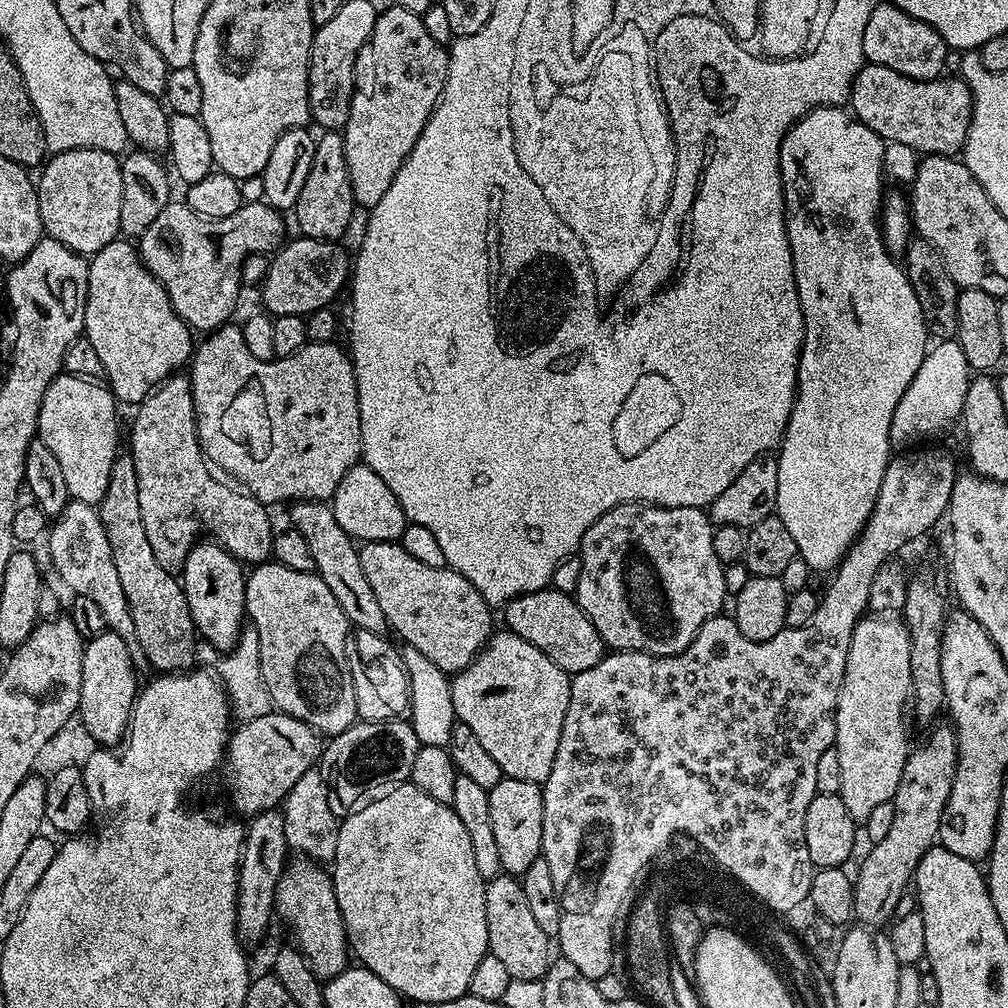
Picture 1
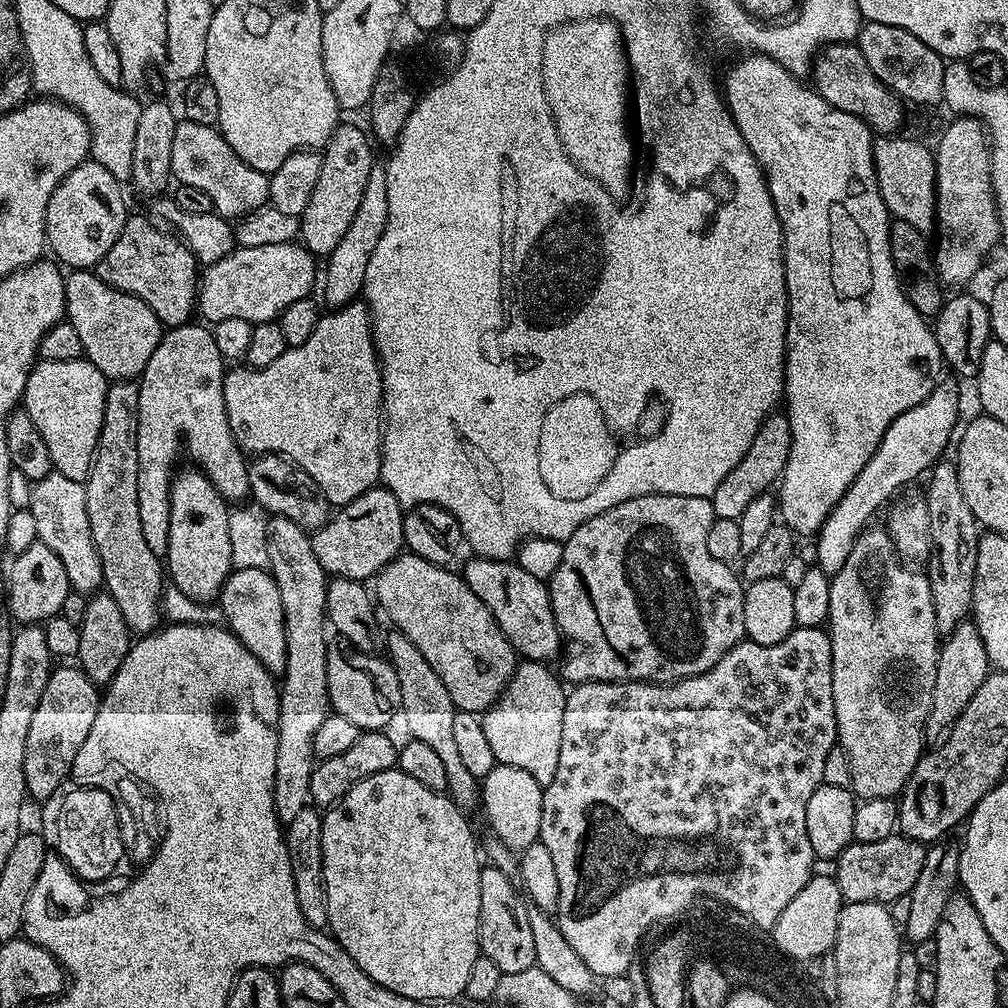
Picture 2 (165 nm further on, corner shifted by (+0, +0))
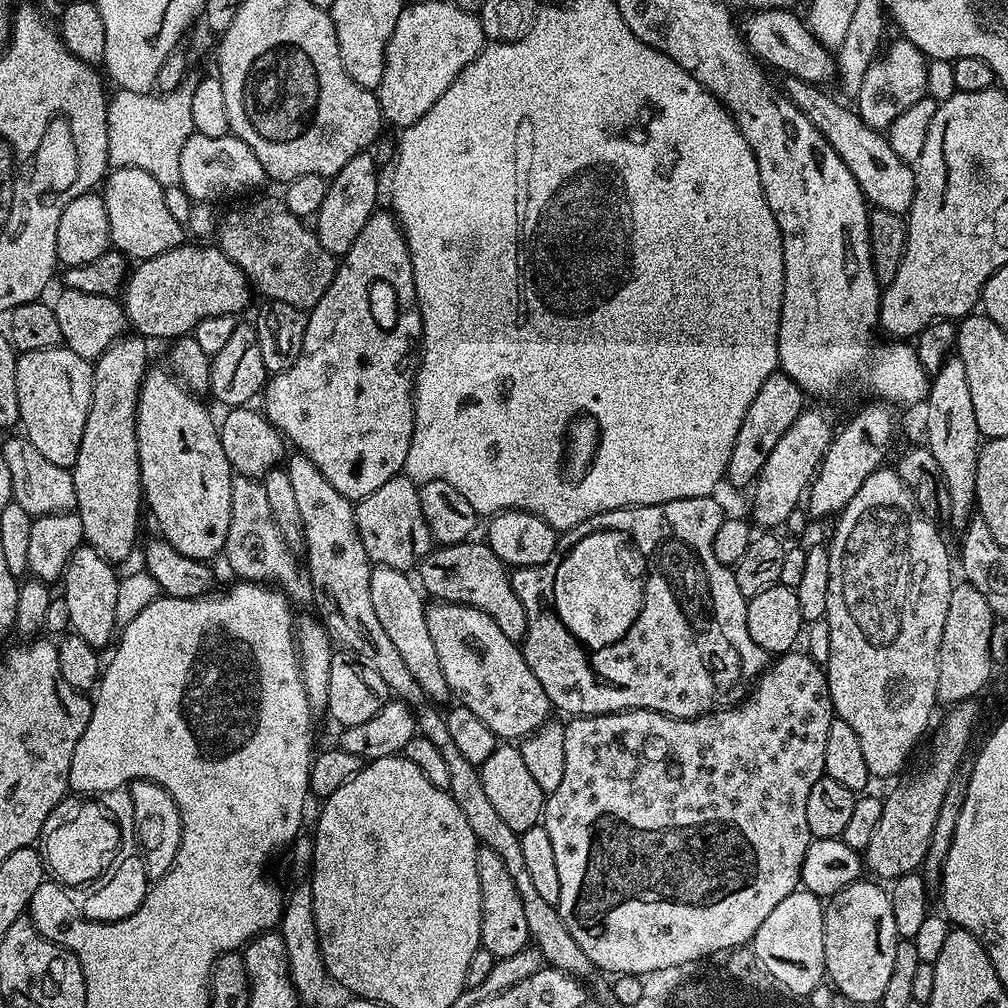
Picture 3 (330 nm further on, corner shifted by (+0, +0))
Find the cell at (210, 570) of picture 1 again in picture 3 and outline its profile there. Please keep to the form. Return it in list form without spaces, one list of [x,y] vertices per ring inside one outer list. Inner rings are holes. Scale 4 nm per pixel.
[[[149,367],[140,387],[136,433],[142,500],[160,527],[159,535],[178,554],[212,562],[223,553],[230,529],[234,473],[222,450],[217,421],[212,421],[200,398],[164,368]]]

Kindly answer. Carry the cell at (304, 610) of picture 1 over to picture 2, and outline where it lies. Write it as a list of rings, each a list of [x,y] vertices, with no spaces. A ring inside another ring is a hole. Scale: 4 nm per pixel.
[[[235,569],[226,578],[218,597],[218,605],[224,611],[223,623],[227,625],[233,636],[266,666],[273,674],[284,671],[286,662],[286,638],[284,637],[284,615],[282,614],[282,598],[278,594],[278,586],[271,572],[265,569]]]

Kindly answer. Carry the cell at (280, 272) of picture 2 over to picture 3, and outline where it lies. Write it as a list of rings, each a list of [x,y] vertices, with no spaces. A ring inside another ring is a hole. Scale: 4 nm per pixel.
[[[185,242],[179,248],[166,254],[158,254],[149,260],[141,260],[131,269],[130,275],[122,289],[124,314],[129,325],[145,338],[175,341],[181,336],[189,335],[206,318],[215,316],[236,316],[254,296],[254,289],[248,282],[248,276],[219,247],[203,248],[203,243]]]

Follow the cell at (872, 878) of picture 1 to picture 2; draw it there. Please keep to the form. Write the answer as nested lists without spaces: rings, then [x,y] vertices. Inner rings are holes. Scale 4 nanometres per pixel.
[[[965,622],[943,637],[934,670],[934,694],[930,698],[930,714],[926,718],[924,735],[936,742],[958,722],[958,714],[966,710],[966,702],[974,698],[978,686],[987,678],[990,671],[986,646],[978,634],[975,623]]]

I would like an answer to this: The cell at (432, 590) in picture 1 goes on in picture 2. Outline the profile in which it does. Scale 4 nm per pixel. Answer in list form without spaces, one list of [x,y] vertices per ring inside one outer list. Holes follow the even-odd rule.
[[[411,554],[395,556],[380,573],[374,577],[374,600],[386,615],[399,635],[404,636],[430,662],[430,670],[442,678],[442,686],[452,699],[452,705],[461,712],[483,714],[496,703],[504,689],[516,672],[518,657],[510,642],[502,634],[502,630],[494,622],[490,610],[482,606],[482,598],[466,586],[463,575],[452,573],[451,567],[426,562],[426,558],[418,558]]]

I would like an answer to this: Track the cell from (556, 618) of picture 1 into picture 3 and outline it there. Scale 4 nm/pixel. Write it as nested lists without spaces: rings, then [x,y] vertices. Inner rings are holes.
[[[487,542],[472,543],[445,544],[429,552],[418,564],[419,587],[437,601],[446,604],[465,604],[490,614],[490,618],[498,622],[506,638],[517,642],[523,641],[526,634],[526,610],[522,610],[518,594],[514,594],[509,569],[498,558],[498,554],[490,550]]]

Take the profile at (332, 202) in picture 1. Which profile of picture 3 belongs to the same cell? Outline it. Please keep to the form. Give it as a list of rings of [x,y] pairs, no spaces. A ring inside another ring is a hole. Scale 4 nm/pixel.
[[[371,151],[359,152],[354,154],[354,158],[350,158],[350,162],[346,162],[346,166],[342,166],[342,170],[338,170],[336,176],[328,180],[326,198],[322,198],[322,206],[316,211],[314,217],[314,231],[318,242],[322,242],[322,246],[330,255],[337,258],[345,256],[350,246],[354,246],[354,238],[362,234],[362,226],[366,226],[373,212],[377,211],[376,195],[380,192],[380,180],[376,177],[376,168],[378,168],[378,161]]]

